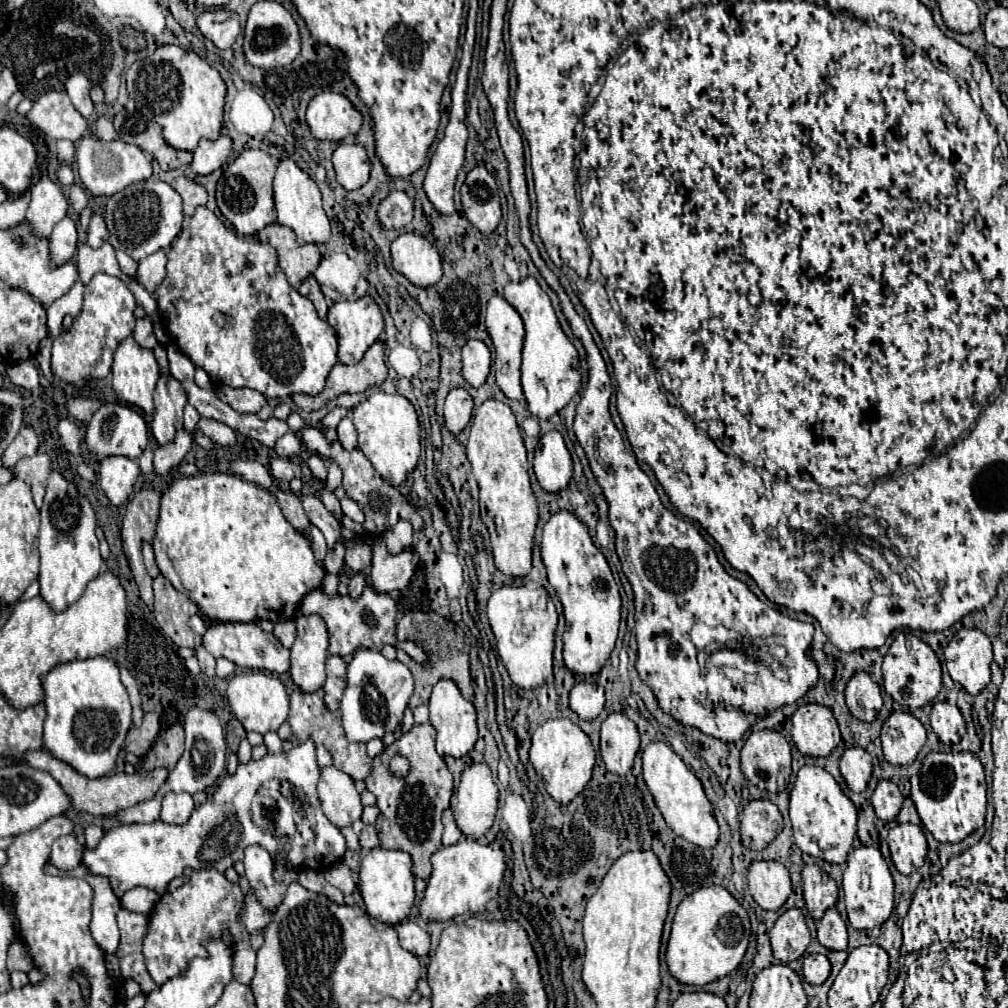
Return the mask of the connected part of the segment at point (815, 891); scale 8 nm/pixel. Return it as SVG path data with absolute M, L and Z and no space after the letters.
M805 865L801 871L803 897L809 915L817 921L837 903L837 883L817 865Z

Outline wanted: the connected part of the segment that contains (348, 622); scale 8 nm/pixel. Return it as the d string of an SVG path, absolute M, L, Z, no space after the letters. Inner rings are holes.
M365 587L361 599L353 601L349 599L349 595L345 597L323 597L319 591L309 593L303 601L301 601L301 609L305 615L309 613L319 613L327 625L327 633L329 633L329 655L339 655L343 659L347 659L349 655L353 655L353 651L357 651L359 647L367 647L373 651L381 651L383 645L391 643L395 645L395 617L397 617L397 601L391 595L377 595L371 587ZM369 613L375 617L373 625L367 625L363 615Z

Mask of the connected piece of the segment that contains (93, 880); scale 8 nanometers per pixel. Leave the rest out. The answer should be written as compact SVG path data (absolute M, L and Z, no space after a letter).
M85 867L75 869L77 875L83 875L83 879L93 887L95 899L93 899L93 919L91 919L91 933L97 941L97 945L105 953L115 953L119 945L119 929L115 915L121 909L119 899L113 895L113 889L109 887L109 879L99 875L89 875Z

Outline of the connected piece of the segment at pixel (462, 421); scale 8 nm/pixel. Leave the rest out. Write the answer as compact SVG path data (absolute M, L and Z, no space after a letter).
M453 389L447 399L445 399L445 427L449 433L459 435L469 419L471 419L471 411L473 411L473 399L465 389Z

